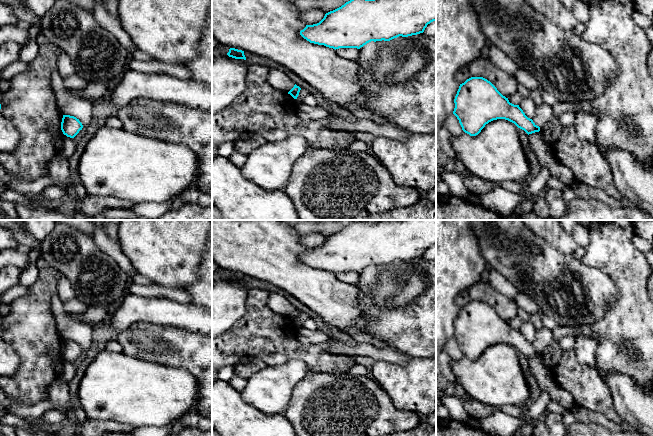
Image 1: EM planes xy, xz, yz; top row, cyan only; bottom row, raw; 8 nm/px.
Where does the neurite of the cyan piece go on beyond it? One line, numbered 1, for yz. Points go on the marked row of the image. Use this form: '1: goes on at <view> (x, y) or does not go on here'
1: does not go on here

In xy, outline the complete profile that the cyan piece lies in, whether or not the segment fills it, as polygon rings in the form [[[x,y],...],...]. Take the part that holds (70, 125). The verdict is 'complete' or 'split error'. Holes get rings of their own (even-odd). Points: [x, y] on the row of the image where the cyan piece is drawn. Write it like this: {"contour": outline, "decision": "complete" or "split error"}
{"contour": [[[63,115],[62,122],[61,122],[61,130],[64,135],[70,138],[74,138],[80,130],[82,130],[83,125],[74,116],[70,115]]], "decision": "complete"}

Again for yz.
{"contour": [[[471,77],[460,84],[454,103],[453,114],[462,130],[470,136],[478,135],[486,124],[497,119],[514,123],[528,135],[540,131],[540,127],[525,115],[519,105],[510,103],[483,77]]], "decision": "complete"}

